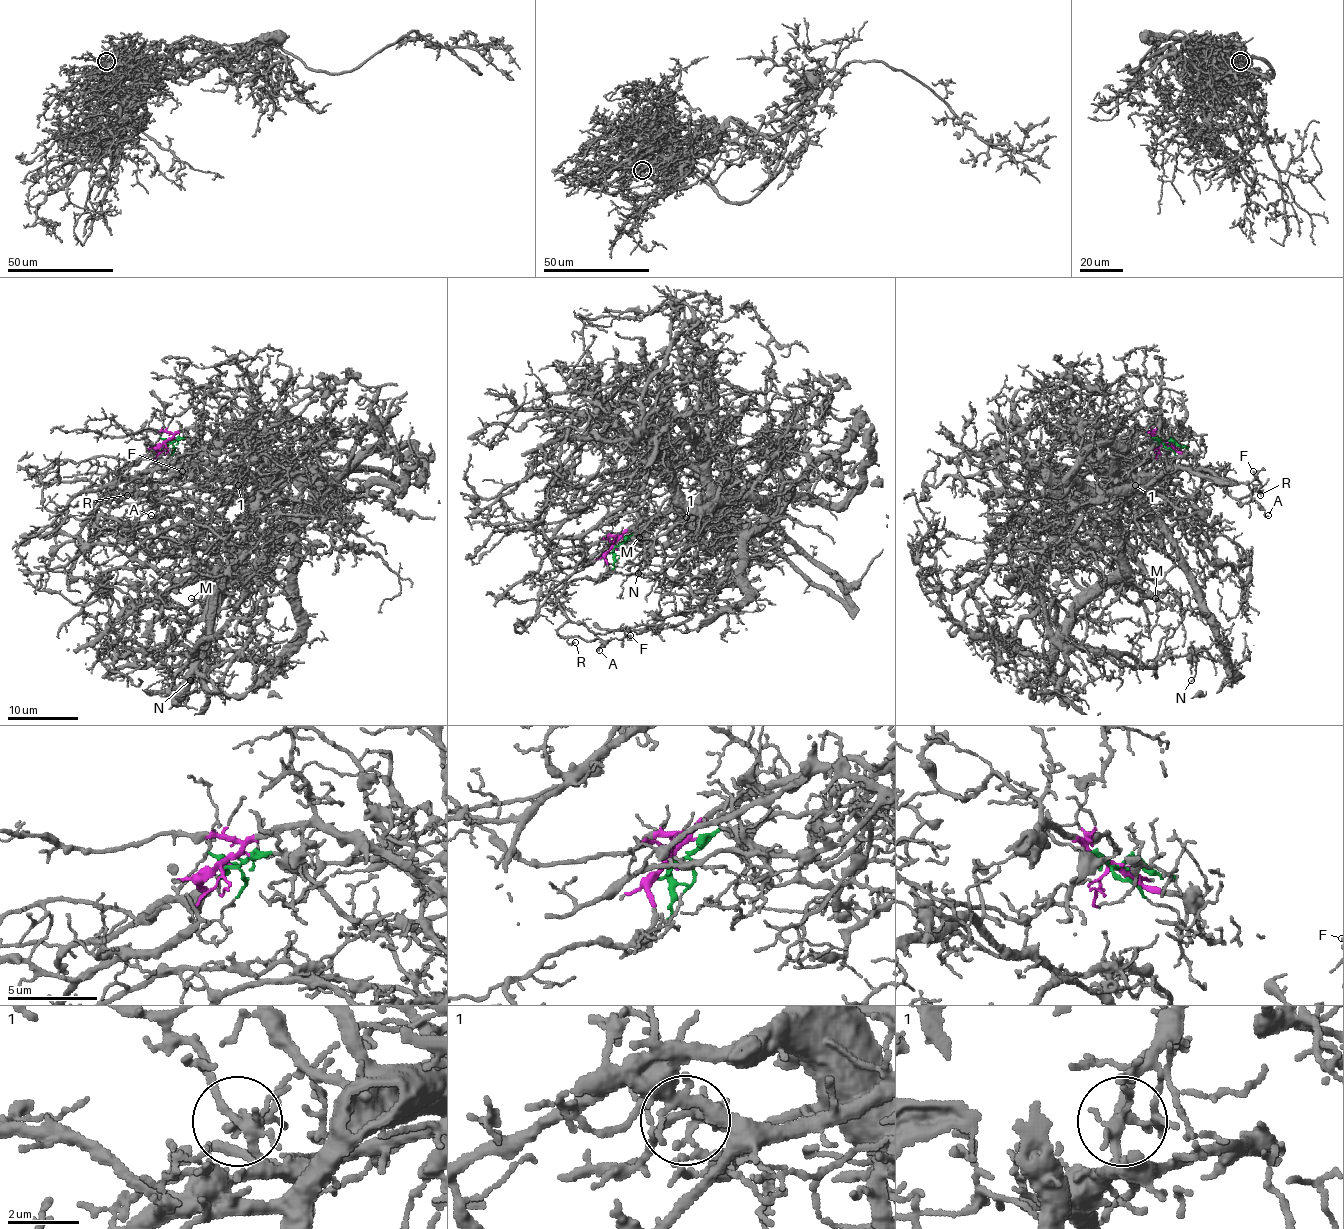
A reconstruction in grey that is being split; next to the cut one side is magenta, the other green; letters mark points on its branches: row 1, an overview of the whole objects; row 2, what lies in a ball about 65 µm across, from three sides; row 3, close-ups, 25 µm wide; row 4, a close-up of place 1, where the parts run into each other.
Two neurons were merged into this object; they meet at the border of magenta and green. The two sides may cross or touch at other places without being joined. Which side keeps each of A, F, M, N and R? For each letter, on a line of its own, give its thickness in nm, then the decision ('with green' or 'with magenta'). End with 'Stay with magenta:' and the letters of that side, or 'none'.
A: calibre 130 nm; with magenta
F: calibre 150 nm; with magenta
M: calibre 130 nm; with green
N: calibre 110 nm; with green
R: calibre 170 nm; with magenta
Stay with magenta: A, F, R

